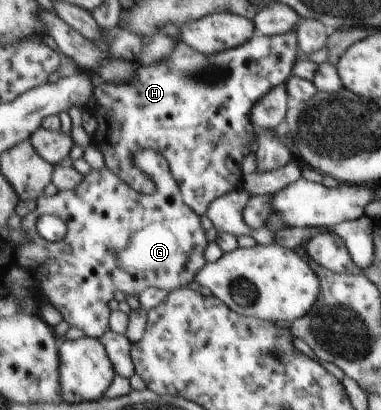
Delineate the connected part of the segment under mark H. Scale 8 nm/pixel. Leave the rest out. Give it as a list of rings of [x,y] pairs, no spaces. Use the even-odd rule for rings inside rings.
[[[295,29],[275,36],[257,33],[241,46],[209,56],[180,42],[163,63],[139,66],[137,76],[128,85],[103,82],[94,90],[98,126],[91,141],[103,154],[105,166],[135,190],[147,195],[155,192],[155,182],[150,175],[146,175],[133,164],[135,152],[145,148],[159,152],[168,160],[169,168],[175,180],[178,180],[186,203],[201,216],[207,215],[211,203],[241,186],[242,162],[257,148],[257,128],[252,120],[254,107],[273,88],[287,84],[293,76],[294,66],[299,60],[297,48],[300,46]]]

